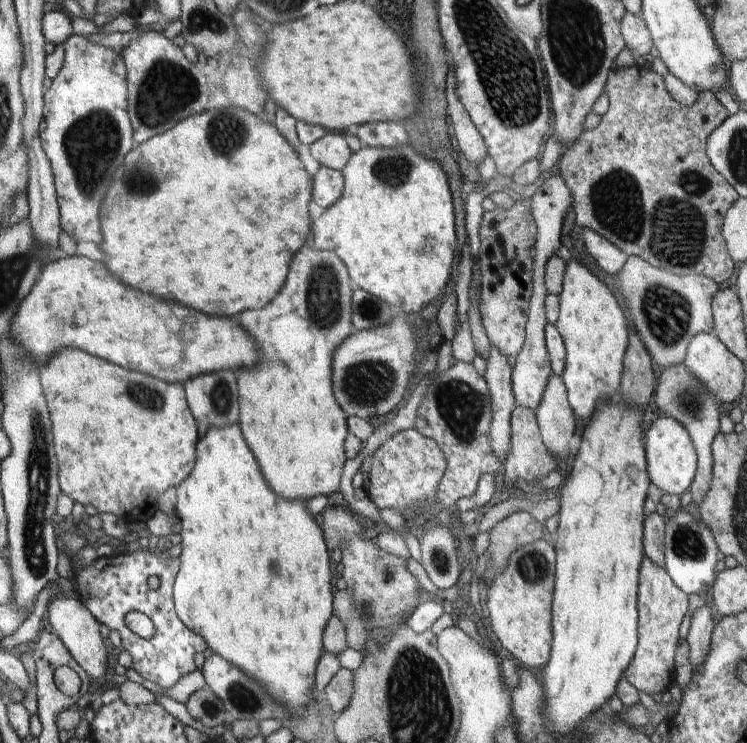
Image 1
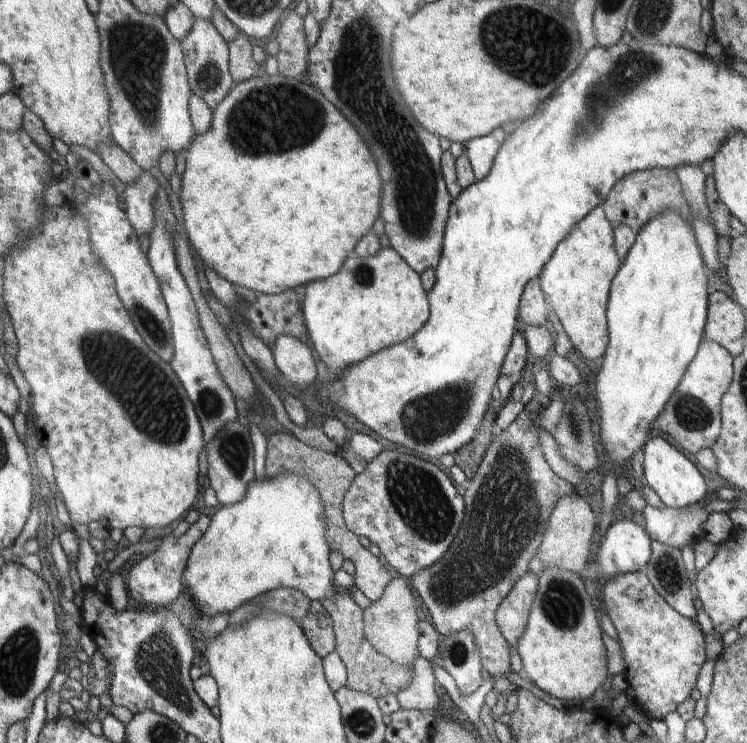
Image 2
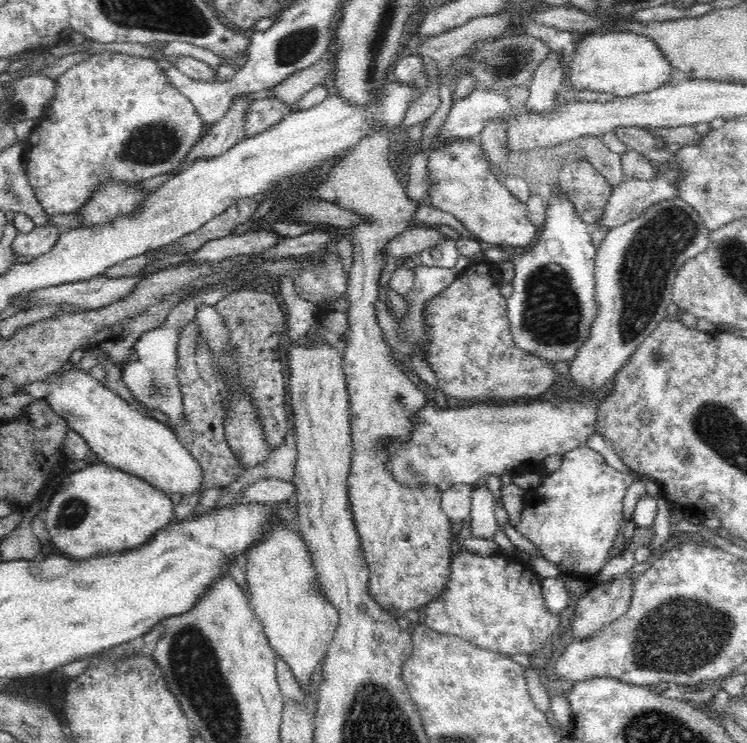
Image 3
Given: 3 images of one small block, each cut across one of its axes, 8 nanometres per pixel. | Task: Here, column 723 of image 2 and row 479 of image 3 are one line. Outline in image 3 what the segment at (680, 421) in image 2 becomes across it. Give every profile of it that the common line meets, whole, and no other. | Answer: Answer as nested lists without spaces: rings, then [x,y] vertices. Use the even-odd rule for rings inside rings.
[[[374,129],[367,137],[362,137],[355,147],[345,155],[332,162],[332,168],[326,179],[316,189],[302,192],[304,198],[317,196],[363,216],[365,221],[350,228],[349,238],[353,244],[353,263],[347,280],[347,292],[344,294],[344,311],[348,315],[348,330],[344,334],[344,375],[349,394],[350,435],[352,435],[352,452],[350,474],[347,480],[349,505],[353,521],[360,539],[363,559],[370,569],[368,590],[370,596],[391,617],[406,617],[408,610],[418,610],[428,602],[436,600],[442,590],[448,586],[452,577],[452,521],[441,509],[442,491],[436,485],[402,485],[388,471],[386,462],[390,453],[386,444],[393,441],[408,441],[413,434],[413,420],[418,418],[416,410],[426,406],[426,394],[417,386],[417,380],[403,372],[387,347],[382,329],[376,321],[376,302],[380,294],[380,278],[384,266],[388,264],[386,244],[414,225],[416,210],[422,203],[430,206],[430,199],[414,201],[406,194],[396,171],[390,166],[390,151],[393,151],[392,135],[388,131]]]

